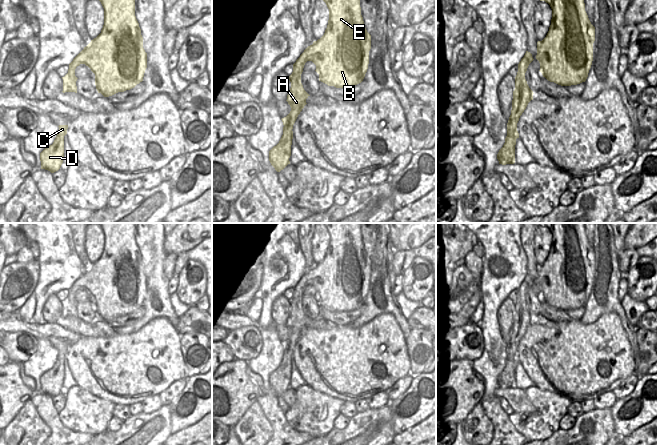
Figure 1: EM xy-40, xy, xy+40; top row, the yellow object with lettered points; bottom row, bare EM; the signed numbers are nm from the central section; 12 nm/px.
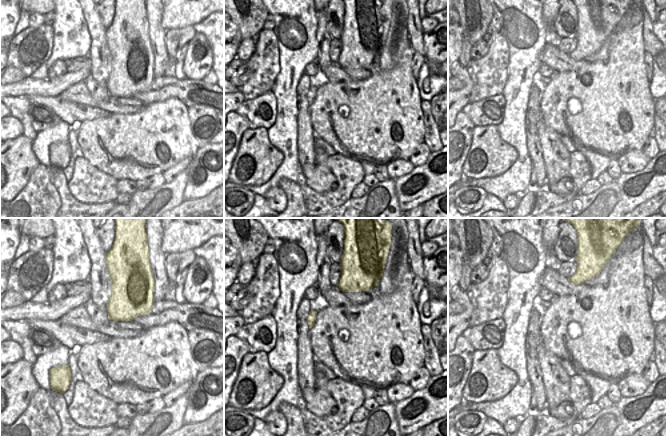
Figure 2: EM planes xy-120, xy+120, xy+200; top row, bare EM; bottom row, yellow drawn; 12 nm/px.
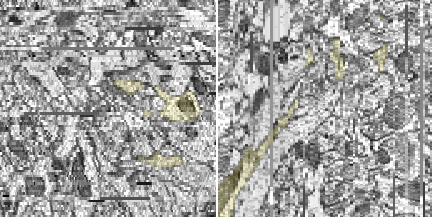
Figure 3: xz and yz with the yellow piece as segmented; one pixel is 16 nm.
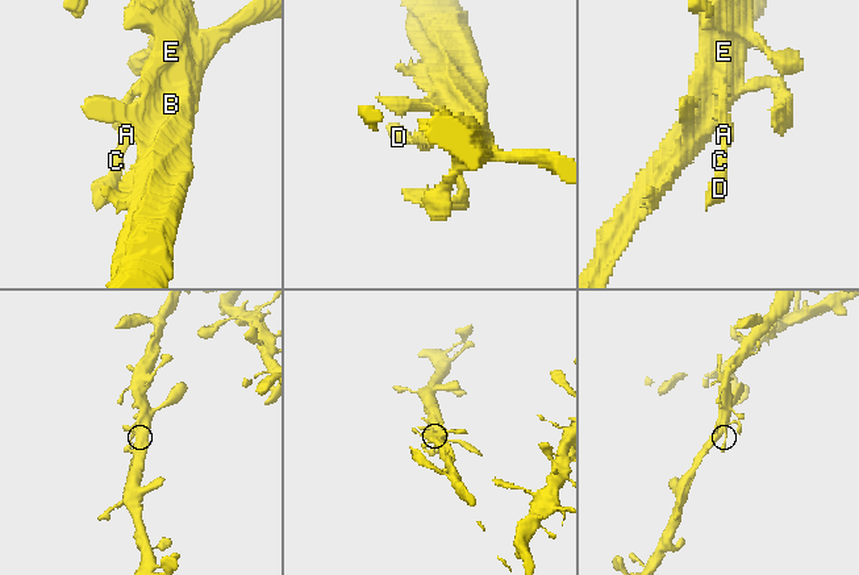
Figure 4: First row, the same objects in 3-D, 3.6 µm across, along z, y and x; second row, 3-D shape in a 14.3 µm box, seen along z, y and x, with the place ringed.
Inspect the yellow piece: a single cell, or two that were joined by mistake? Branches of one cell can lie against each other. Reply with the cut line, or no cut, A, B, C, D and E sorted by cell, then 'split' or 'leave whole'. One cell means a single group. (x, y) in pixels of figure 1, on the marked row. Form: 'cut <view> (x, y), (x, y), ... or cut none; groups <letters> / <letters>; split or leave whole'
cut none; groups A B C D E; leave whole

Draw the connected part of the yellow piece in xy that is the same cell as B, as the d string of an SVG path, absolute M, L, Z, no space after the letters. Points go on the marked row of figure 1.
M360 0L323 1L329 9L325 33L304 50L289 76L291 88L286 101L291 111L281 119L284 127L279 143L269 151L269 161L277 172L290 164L293 125L310 96L301 83L305 63L312 61L319 81L336 88L361 83L368 69L371 35L364 26Z

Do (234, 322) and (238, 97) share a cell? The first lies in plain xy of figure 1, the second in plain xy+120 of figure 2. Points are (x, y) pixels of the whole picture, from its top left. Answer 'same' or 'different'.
different

